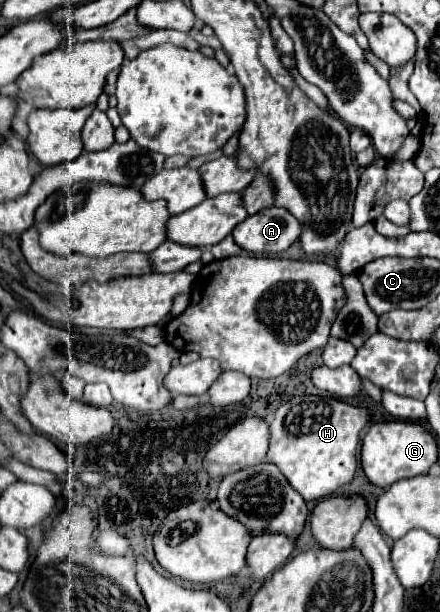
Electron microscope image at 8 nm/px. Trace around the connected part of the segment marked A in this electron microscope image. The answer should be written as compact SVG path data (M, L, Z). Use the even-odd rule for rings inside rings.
M269 207L239 223L233 239L247 253L271 255L291 247L291 243L299 239L299 233L301 225L287 209Z

